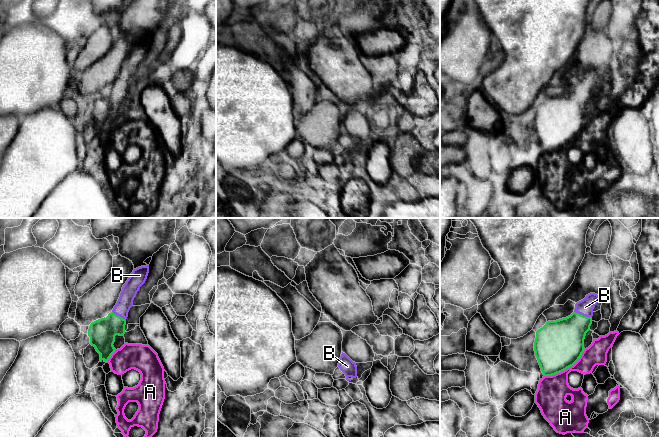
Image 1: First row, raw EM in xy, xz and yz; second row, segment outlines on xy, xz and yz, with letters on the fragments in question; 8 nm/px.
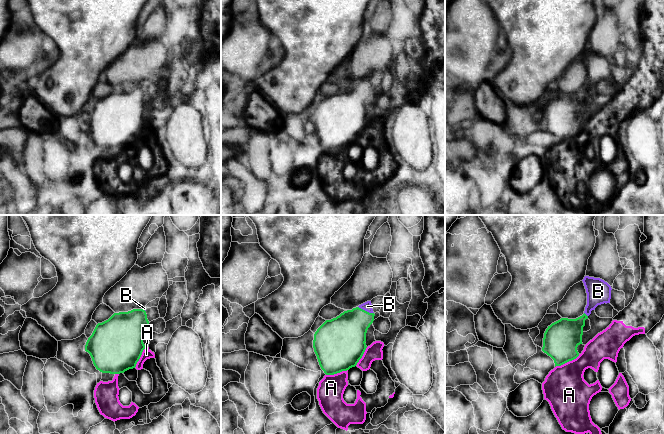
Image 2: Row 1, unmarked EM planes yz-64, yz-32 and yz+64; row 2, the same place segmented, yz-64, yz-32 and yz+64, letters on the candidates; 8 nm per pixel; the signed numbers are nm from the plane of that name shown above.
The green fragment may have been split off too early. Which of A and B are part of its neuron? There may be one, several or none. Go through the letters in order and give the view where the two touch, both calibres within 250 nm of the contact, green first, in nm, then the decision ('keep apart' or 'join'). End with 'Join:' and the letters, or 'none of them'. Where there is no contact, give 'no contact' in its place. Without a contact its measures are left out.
A: contact in yz; calibres 380 and 240 nm; keep apart
B: contact in yz; calibres 320 and 130 nm; join
Join: B

